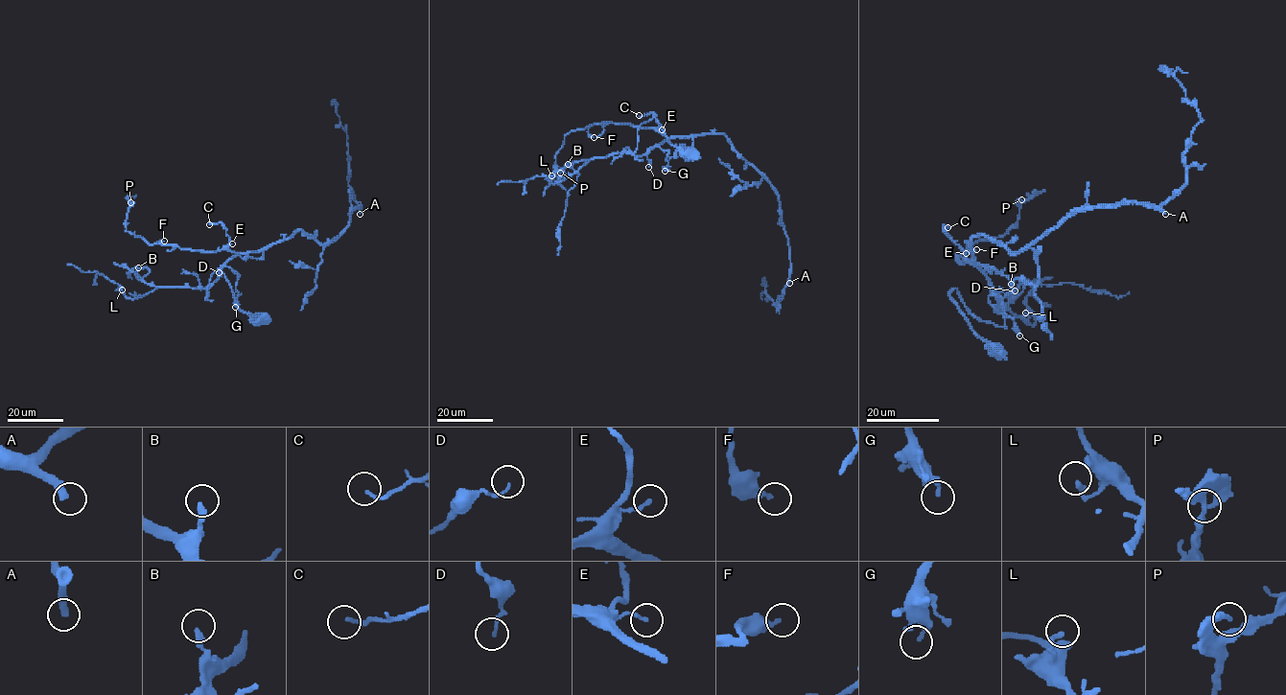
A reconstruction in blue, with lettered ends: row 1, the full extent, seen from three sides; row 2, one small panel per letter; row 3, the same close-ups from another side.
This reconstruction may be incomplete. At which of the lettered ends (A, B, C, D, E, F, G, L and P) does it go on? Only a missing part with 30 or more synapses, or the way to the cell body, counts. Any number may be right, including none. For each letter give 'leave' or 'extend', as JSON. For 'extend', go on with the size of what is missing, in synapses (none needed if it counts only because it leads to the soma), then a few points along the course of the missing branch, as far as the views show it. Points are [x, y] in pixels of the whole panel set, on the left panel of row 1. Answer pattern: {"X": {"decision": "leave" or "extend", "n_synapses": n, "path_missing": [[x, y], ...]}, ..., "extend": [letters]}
{"A": {"decision": "extend", "n_synapses": 45, "path_missing": [[360, 214], [351, 245], [337, 266], [322, 278], [311, 264], [305, 263], [287, 273], [253, 274]]}, "B": {"decision": "leave"}, "C": {"decision": "leave"}, "D": {"decision": "leave"}, "E": {"decision": "leave"}, "F": {"decision": "leave"}, "G": {"decision": "leave"}, "L": {"decision": "leave"}, "P": {"decision": "leave"}, "extend": ["A"]}

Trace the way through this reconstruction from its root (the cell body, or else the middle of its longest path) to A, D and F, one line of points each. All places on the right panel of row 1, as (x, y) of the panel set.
A: (996, 350), (949, 295), (1004, 325), (973, 238), (1018, 253), (1078, 211), (1149, 202), (1165, 214)
D: (996, 350), (974, 332), (949, 292), (956, 289), (965, 307), (977, 318), (1003, 326), (998, 300), (1015, 290)
F: (996, 350), (949, 295), (956, 289), (977, 318), (1004, 325), (986, 275), (957, 260), (976, 249)

